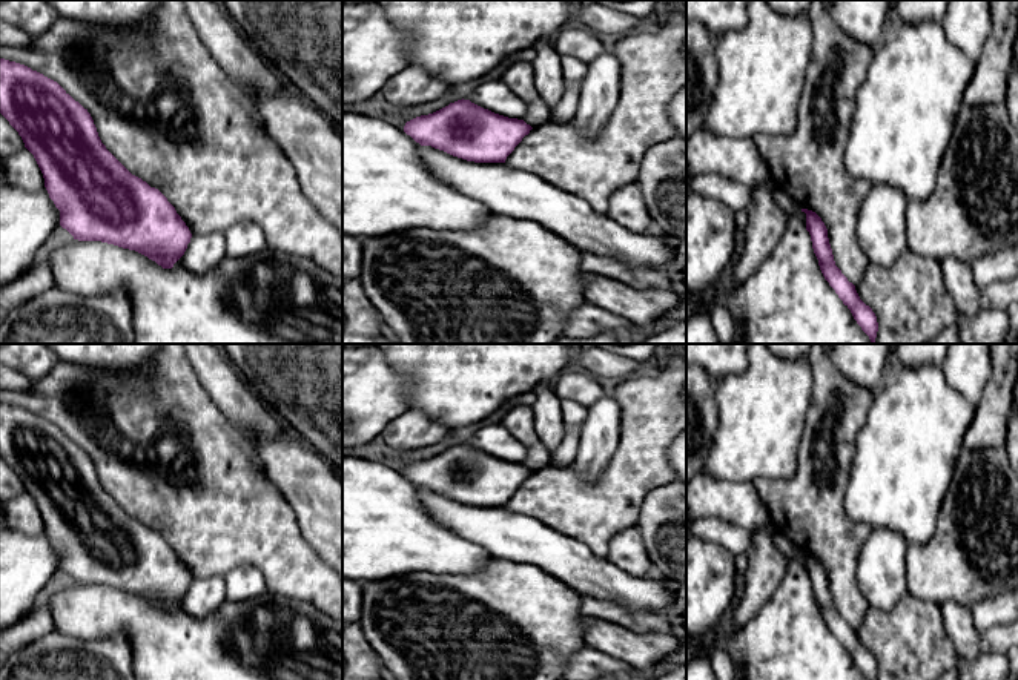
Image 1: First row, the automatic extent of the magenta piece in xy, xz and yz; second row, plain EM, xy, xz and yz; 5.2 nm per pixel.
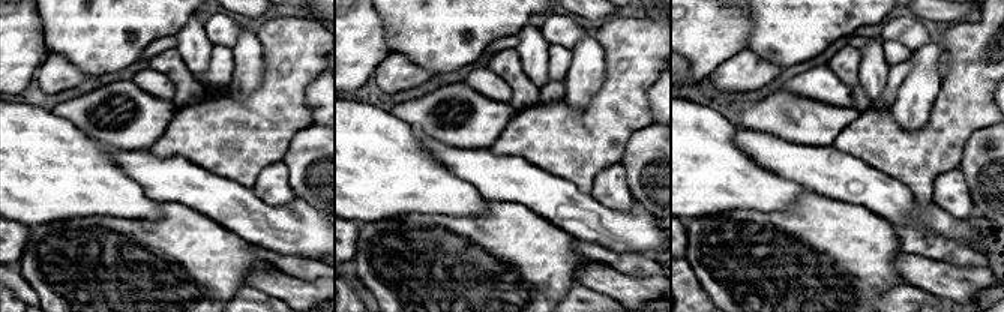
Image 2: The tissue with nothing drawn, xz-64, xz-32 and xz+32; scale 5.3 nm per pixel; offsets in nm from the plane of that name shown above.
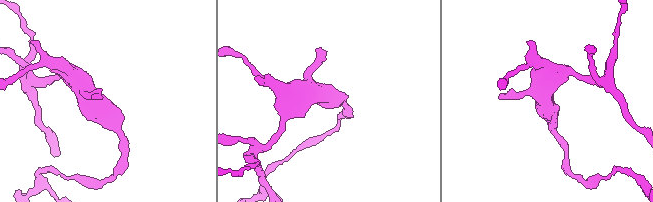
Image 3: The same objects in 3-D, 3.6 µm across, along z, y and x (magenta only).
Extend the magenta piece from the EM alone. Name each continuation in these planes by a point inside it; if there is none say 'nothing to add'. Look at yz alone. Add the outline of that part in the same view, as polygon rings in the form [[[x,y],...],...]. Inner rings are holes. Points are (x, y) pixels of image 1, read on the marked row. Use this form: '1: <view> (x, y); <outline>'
nothing to add

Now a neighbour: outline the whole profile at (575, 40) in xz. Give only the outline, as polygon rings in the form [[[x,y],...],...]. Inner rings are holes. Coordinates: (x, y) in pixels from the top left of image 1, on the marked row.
[[[577,23],[557,32],[554,49],[560,55],[576,57],[587,64],[607,51],[603,41],[594,35],[594,31]]]

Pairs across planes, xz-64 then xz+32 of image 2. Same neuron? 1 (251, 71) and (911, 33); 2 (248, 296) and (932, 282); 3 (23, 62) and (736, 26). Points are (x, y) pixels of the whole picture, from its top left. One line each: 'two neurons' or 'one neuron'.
1: two neurons
2: two neurons
3: one neuron

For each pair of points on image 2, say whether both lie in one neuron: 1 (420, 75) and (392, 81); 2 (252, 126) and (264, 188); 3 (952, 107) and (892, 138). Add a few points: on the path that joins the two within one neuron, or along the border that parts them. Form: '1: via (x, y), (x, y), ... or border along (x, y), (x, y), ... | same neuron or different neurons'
1: via (413, 75), (399, 75) | same neuron
2: border along (281, 159), (267, 164), (252, 188) | different neurons
3: via (938, 122), (922, 138), (907, 138) | same neuron

